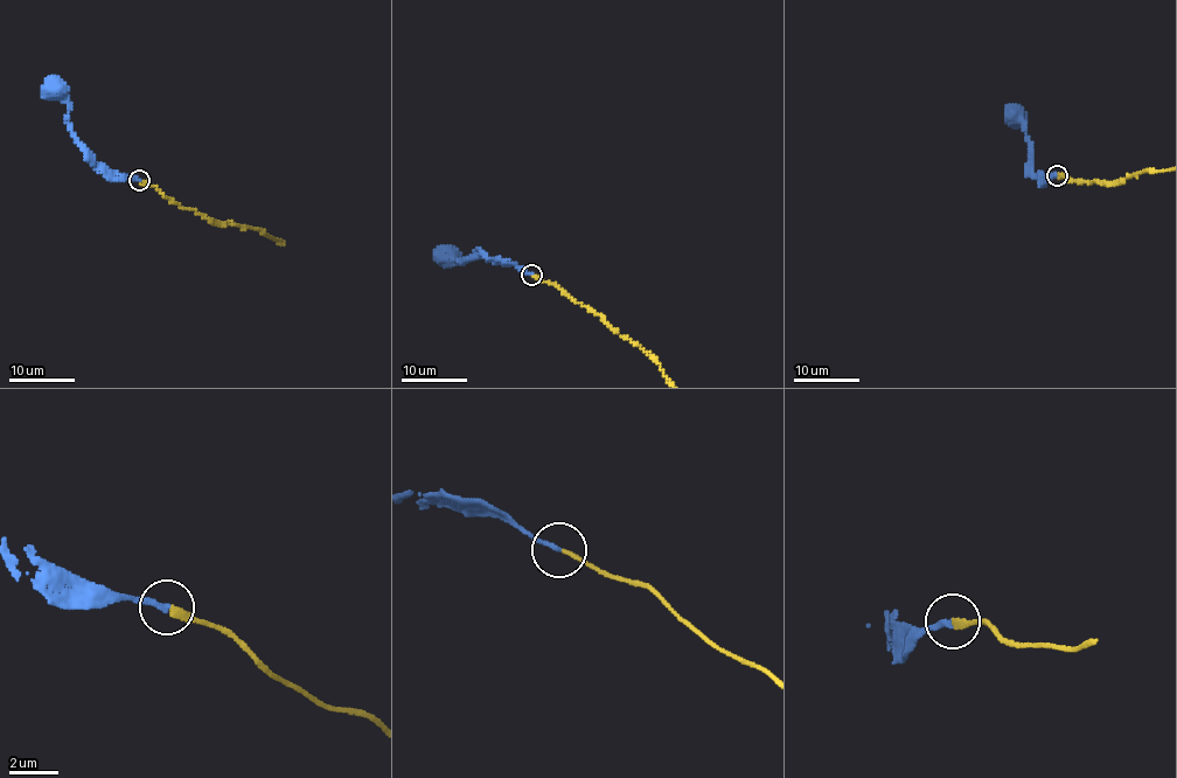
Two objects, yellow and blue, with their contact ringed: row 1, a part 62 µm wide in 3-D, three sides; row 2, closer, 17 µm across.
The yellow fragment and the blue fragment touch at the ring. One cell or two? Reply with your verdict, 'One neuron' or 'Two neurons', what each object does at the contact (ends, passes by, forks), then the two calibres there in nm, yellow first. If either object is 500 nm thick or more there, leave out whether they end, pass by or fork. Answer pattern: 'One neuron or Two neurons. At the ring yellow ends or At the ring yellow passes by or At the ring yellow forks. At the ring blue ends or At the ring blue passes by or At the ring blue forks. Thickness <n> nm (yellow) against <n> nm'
One neuron. At the ring yellow ends. At the ring blue ends. Thickness 220 nm (yellow) against 200 nm

